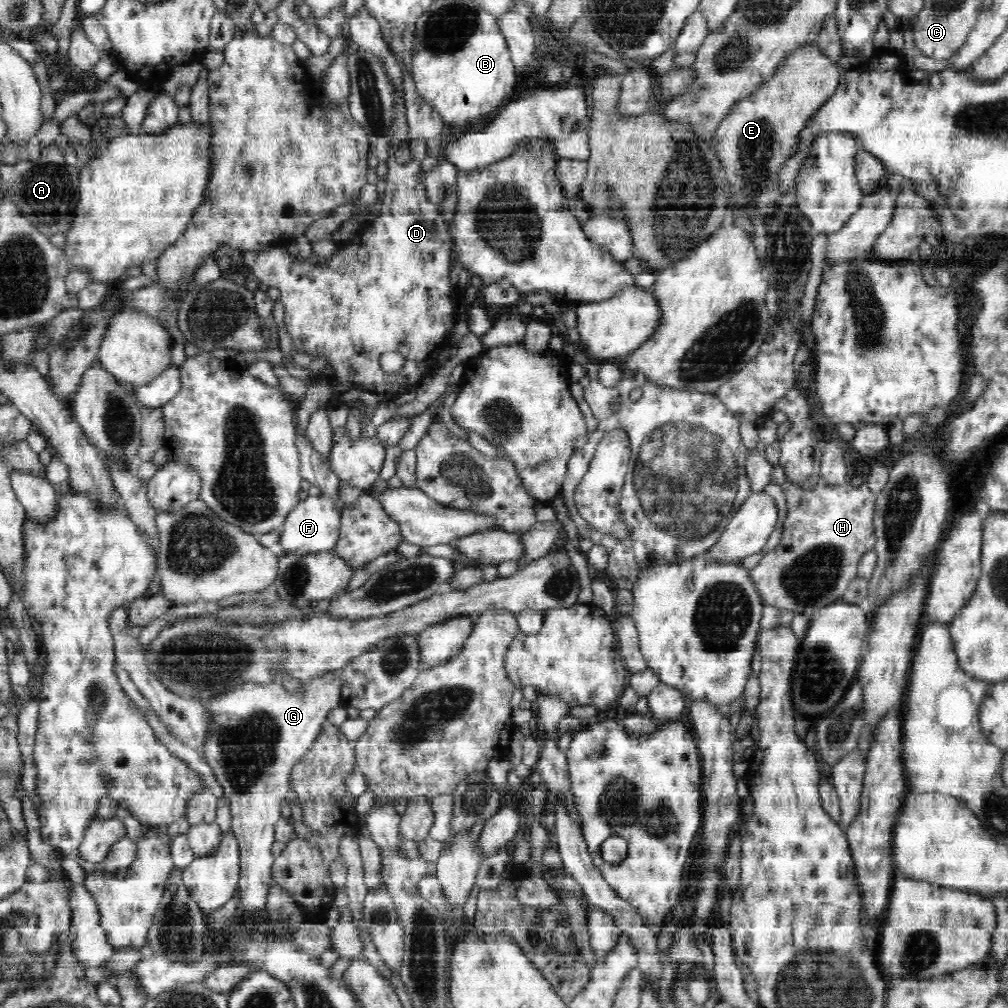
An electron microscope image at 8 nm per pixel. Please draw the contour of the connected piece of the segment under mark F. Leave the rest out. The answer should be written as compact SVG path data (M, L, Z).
M322 494L309 496L305 500L299 501L284 518L284 524L279 532L279 541L283 548L280 556L332 551L339 539L341 511L340 503L336 503L334 499Z

